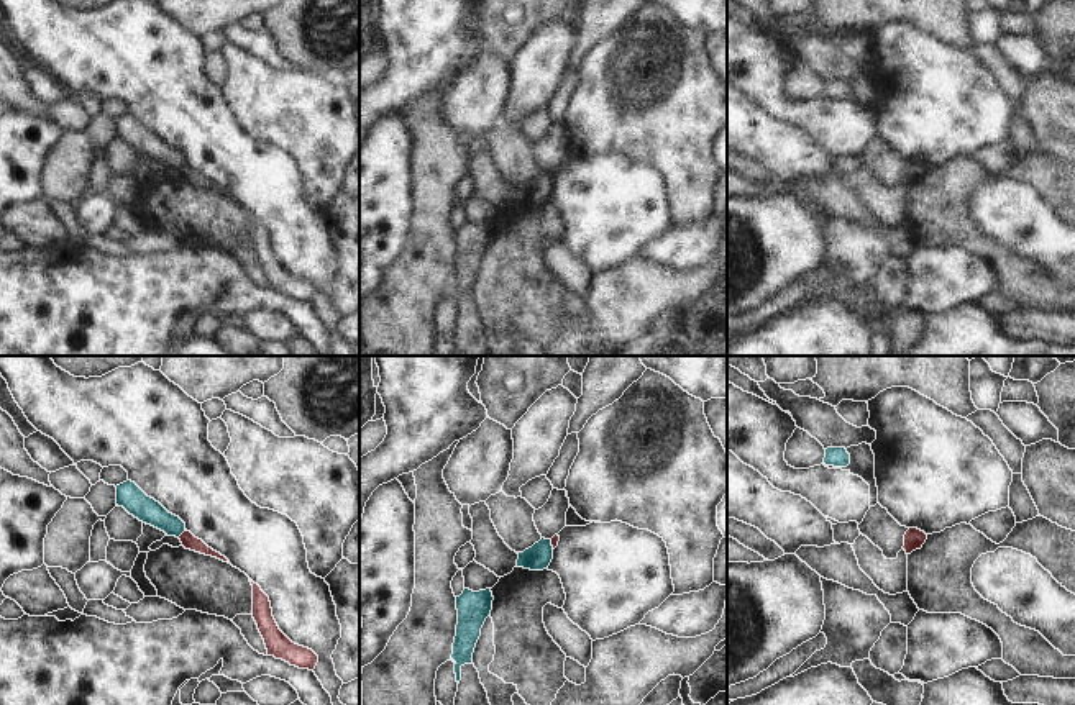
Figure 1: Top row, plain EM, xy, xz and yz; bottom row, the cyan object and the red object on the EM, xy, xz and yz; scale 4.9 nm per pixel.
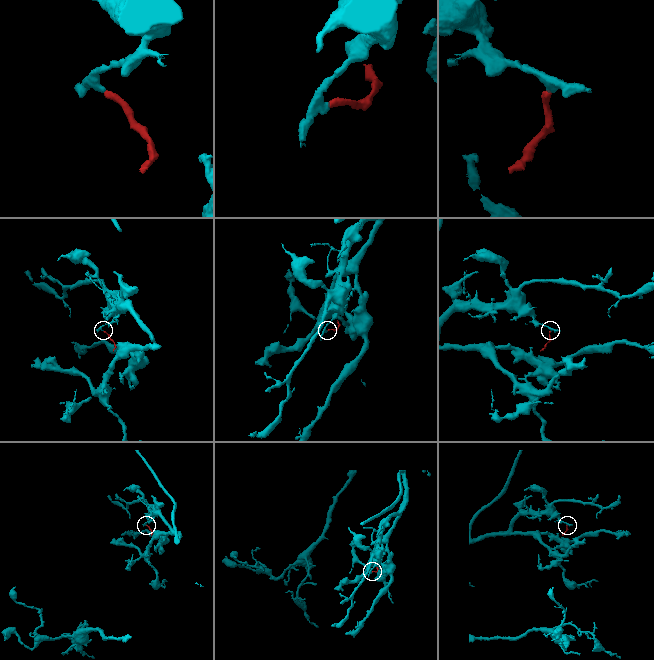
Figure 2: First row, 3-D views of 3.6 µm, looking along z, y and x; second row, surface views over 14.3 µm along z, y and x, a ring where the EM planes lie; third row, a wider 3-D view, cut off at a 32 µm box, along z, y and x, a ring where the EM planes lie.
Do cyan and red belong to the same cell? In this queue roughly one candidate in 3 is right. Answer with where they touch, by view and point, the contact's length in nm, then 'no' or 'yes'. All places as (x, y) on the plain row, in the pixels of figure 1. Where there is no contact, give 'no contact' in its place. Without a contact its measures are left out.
meets cyan in xy at (181, 166); contact 60 nm long; no

